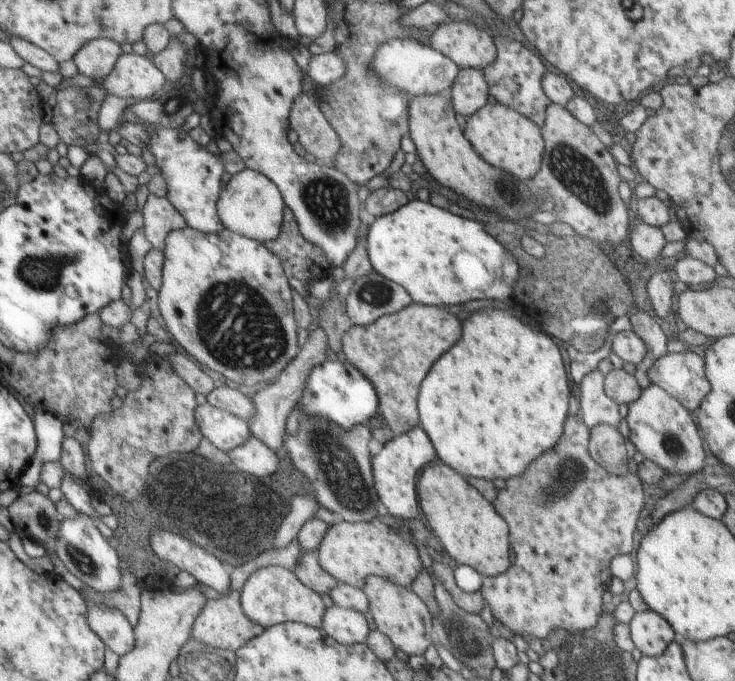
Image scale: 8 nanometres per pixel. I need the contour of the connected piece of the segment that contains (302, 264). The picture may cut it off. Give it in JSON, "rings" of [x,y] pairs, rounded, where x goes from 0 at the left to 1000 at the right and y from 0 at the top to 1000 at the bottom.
{"rings":[[[389,304],[385,313],[382,344],[363,354],[362,364],[378,376],[389,407],[420,414],[450,404],[452,394],[438,367],[418,355],[407,341],[397,311]]]}

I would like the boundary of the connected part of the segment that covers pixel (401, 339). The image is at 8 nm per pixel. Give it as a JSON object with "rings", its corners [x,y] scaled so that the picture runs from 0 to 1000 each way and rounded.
{"rings":[[[561,443],[548,455],[521,463],[503,477],[480,477],[465,496],[465,515],[471,530],[505,558],[516,583],[516,617],[524,617],[539,639],[552,636],[570,624],[567,586],[573,562],[588,537],[610,515],[630,490],[627,473],[607,448],[574,448]]]}

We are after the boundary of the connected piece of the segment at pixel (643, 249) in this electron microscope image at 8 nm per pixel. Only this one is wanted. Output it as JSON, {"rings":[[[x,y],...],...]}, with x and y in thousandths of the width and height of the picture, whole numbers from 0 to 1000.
{"rings":[[[869,325],[857,333],[856,349],[860,366],[884,386],[897,386],[898,373],[907,358],[898,333]]]}

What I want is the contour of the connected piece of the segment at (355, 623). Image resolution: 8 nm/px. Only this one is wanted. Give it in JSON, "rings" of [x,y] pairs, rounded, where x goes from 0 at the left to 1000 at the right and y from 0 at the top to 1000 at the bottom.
{"rings":[[[459,888],[444,893],[437,922],[465,947],[498,946],[503,928],[494,900]]]}

